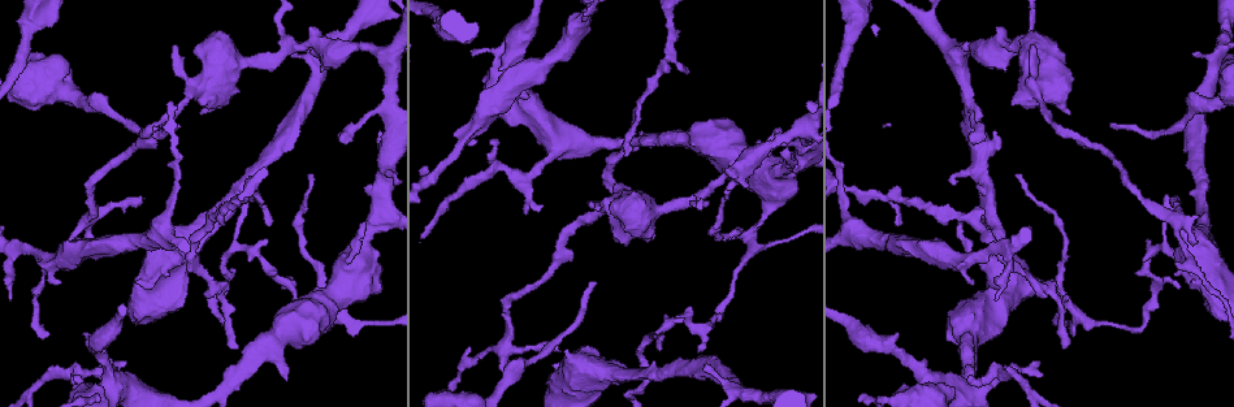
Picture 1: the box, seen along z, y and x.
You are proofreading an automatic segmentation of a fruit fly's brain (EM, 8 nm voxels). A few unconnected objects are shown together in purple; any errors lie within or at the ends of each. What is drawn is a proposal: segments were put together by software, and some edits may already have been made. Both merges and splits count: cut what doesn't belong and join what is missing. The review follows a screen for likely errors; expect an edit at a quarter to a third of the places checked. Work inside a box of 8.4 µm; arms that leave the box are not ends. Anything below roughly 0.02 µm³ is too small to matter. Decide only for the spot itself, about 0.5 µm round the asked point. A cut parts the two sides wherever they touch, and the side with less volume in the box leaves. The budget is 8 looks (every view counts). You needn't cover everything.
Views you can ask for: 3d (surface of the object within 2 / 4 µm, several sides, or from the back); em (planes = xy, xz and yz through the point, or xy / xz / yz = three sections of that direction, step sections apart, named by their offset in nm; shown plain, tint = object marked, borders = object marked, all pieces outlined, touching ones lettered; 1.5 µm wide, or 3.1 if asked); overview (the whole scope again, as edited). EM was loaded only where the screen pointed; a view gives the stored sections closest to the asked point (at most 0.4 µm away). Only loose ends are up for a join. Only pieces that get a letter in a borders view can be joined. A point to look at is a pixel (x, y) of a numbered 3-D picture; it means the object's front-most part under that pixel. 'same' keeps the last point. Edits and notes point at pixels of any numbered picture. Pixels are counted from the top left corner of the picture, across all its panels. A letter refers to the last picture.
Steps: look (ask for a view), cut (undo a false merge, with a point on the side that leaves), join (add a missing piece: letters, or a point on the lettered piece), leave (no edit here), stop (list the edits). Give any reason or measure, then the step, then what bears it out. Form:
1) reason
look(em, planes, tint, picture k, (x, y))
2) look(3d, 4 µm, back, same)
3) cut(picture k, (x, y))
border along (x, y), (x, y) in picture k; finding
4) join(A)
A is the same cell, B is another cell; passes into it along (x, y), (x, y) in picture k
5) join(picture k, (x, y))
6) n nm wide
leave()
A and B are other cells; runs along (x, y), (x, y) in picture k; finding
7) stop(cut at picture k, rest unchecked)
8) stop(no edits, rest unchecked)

free end
look(3d, 2 µm, picture 1, (74, 375))

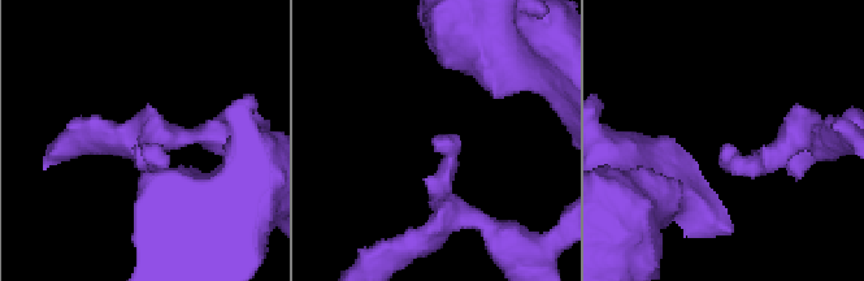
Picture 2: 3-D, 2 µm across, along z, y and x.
arms of 220, 220 nm
look(em, xz, step 8, borders, picture 2, (146, 145))

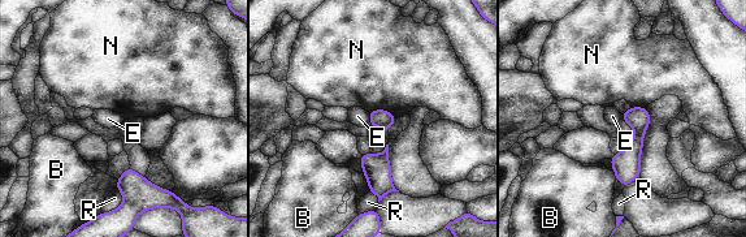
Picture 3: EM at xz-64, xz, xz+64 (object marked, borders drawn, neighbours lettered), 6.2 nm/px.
look(em, planes, borders, same)

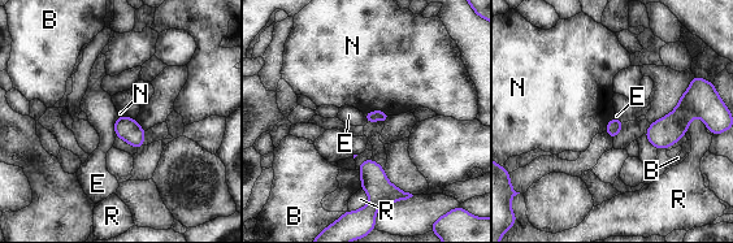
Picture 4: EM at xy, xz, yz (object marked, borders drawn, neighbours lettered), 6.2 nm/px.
N touches over 150 nm
leave()
B, E, N and R are other cells; border along (118, 116), (113, 124), (115, 135) in picture 4; none of them fits

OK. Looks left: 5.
tapers out
look(3d, 2 µm, picture 1, (283, 287))

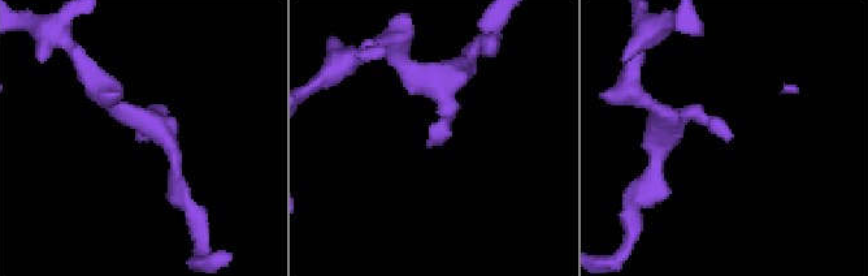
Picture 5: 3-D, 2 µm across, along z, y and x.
look(em, planes, plain, picture 5, (138, 135))

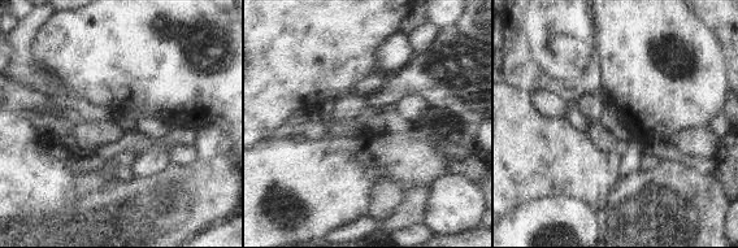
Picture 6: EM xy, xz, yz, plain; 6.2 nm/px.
look(em, planes, borders, same)

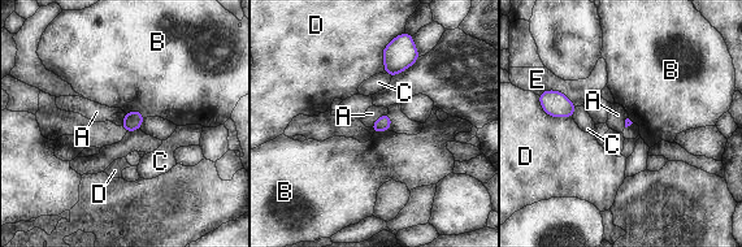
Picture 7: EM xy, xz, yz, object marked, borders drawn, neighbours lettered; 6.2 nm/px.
leave()
A, B, C, D and E are other cells; border along (387, 112), (381, 115), (370, 128) in picture 7; none of them fits

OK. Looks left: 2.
end of a long branch
look(em, planes, borders, picture 1, (177, 127))

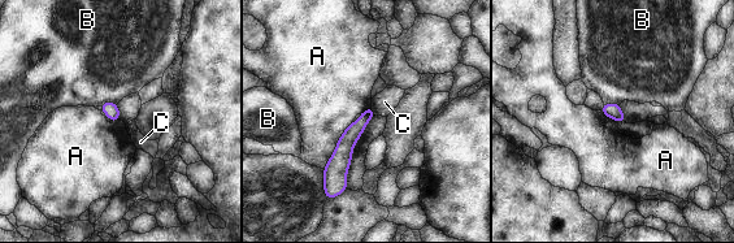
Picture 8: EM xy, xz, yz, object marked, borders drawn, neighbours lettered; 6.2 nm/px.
100 nm wide
leave()
A, B and C are other cells; none of them fits

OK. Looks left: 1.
stop(no edits, rest unchecked)

